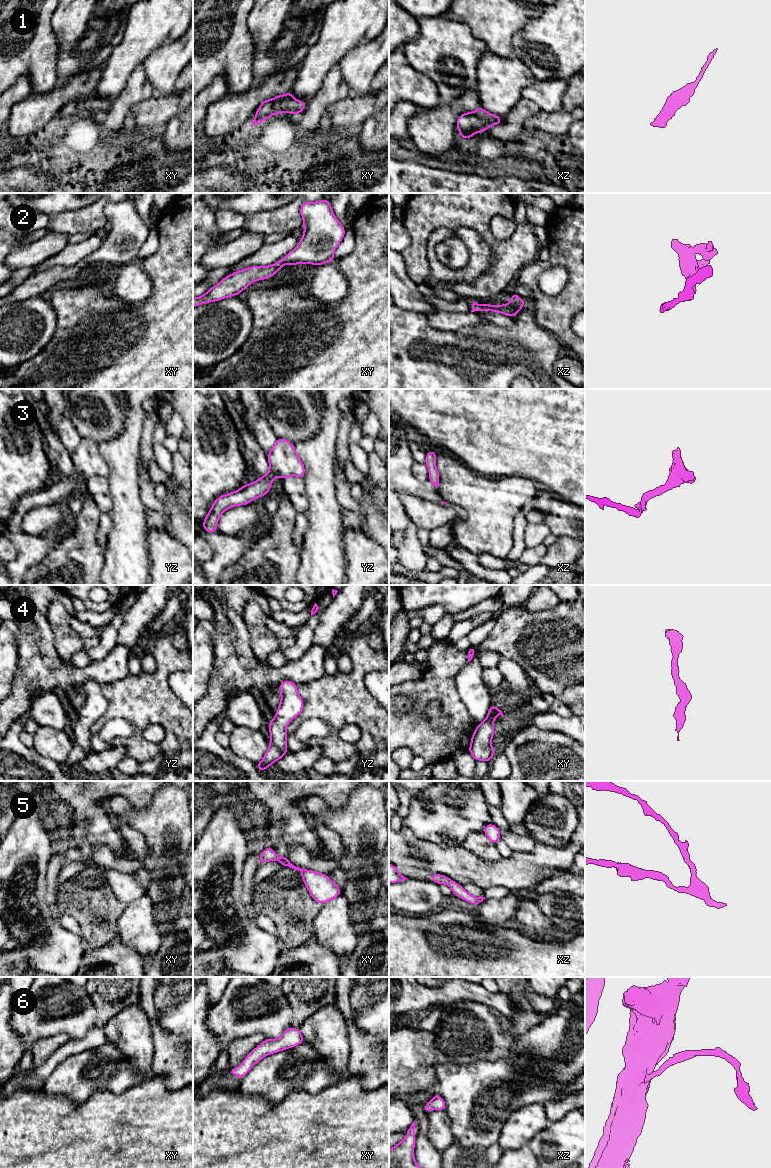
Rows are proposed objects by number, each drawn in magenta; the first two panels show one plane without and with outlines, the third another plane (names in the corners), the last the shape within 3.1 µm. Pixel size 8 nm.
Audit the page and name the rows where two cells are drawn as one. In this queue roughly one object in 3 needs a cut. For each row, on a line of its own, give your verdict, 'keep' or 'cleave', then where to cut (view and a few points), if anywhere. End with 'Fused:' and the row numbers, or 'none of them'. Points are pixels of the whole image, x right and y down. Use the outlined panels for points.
1: keep | no cut
2: keep | no cut
3: keep | no cut
4: keep | no cut
5: keep | no cut
6: keep | no cut
Fused: none of them

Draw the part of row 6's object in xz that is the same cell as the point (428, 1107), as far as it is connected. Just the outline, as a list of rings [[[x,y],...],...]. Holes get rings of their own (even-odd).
[[[434,1093],[433,1098],[430,1100],[430,1102],[424,1105],[425,1114],[429,1113],[432,1109],[444,1111],[446,1110],[445,1101],[436,1093]]]

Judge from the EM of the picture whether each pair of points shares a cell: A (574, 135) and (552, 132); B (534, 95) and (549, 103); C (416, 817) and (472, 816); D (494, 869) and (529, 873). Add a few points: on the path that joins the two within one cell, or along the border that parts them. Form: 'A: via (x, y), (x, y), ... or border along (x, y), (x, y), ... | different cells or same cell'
A: border along (574, 121), (569, 128), (567, 136) | different cells
B: via (538, 95), (545, 99) | same cell
C: via (430, 820), (460, 820) | same cell
D: via (503, 872), (520, 872) | same cell

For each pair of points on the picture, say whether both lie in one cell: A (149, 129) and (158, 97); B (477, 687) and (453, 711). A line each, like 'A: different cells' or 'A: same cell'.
A: same cell
B: different cells

